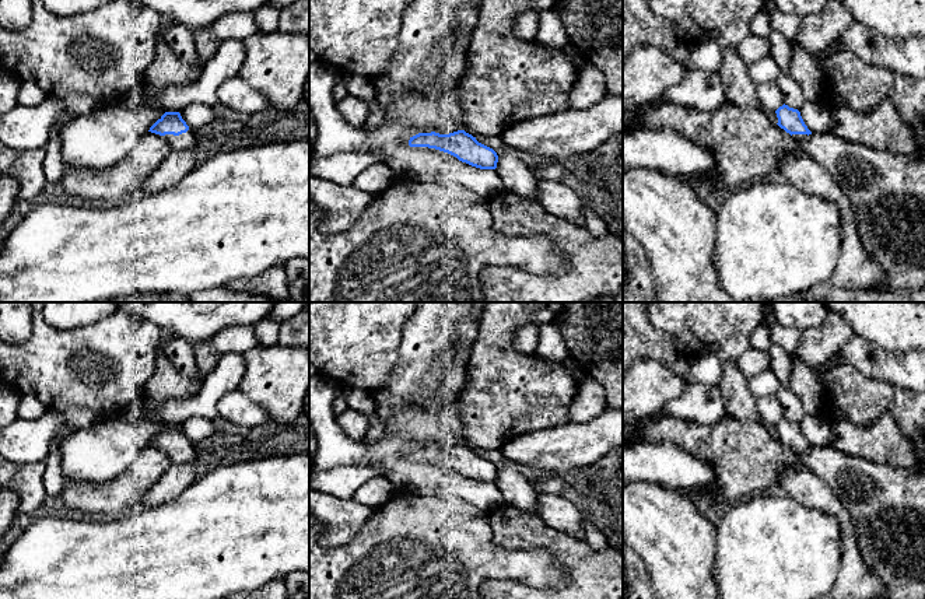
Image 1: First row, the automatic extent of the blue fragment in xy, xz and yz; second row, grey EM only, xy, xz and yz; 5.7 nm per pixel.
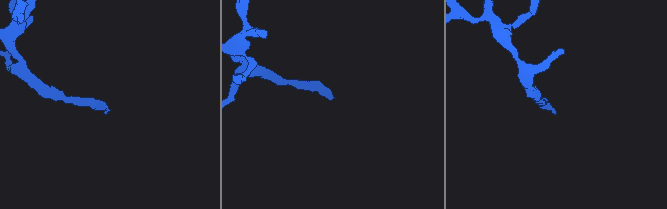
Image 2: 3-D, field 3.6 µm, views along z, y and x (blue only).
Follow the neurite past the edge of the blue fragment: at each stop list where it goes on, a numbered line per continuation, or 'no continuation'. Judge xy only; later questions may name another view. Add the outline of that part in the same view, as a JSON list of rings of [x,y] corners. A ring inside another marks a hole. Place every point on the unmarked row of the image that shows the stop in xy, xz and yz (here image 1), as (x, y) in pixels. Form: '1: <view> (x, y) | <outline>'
1: xy (186, 454) | [[[190,441],[186,446],[182,446],[179,449],[165,448],[164,451],[167,452],[172,463],[188,463],[196,460],[196,451]]]

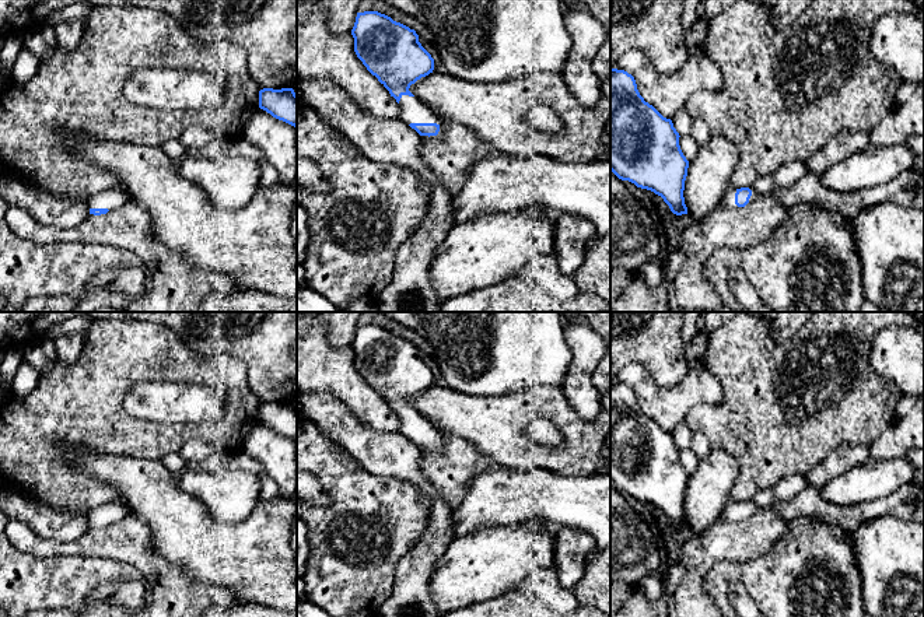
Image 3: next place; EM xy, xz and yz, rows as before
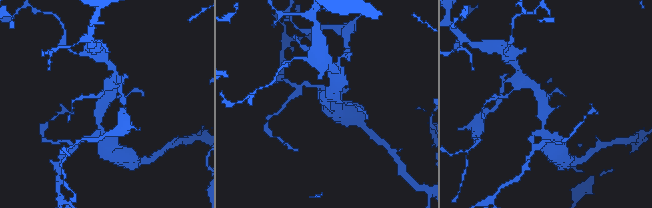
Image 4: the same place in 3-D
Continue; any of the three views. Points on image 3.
1: xz (412, 424) | [[[402,409],[399,414],[400,420],[400,434],[406,438],[410,437],[437,437],[440,439],[440,445],[437,449],[430,449],[431,452],[440,452],[444,448],[444,442],[441,439],[437,428],[420,413],[416,410]]]

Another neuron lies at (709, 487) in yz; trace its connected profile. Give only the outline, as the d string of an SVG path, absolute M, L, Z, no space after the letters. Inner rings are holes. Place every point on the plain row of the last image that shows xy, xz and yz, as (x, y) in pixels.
M713 448L689 476L685 518L689 533L704 533L721 519L729 492L739 476L738 460L724 449Z

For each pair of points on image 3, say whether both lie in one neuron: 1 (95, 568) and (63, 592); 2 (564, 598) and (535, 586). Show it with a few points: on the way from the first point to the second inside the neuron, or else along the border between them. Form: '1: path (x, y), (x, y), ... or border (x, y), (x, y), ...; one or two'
1: path (87, 571), (72, 584); one
2: path (557, 598), (546, 586), (542, 586); one

